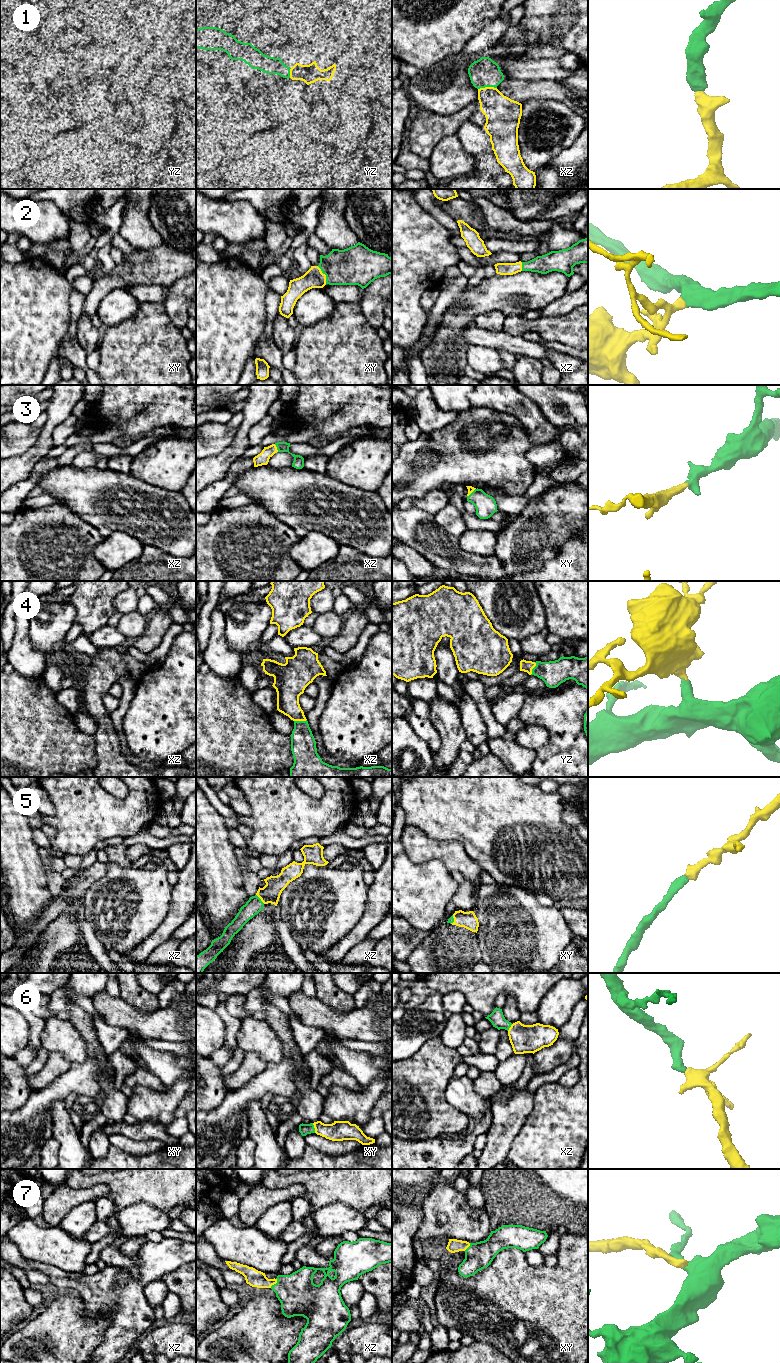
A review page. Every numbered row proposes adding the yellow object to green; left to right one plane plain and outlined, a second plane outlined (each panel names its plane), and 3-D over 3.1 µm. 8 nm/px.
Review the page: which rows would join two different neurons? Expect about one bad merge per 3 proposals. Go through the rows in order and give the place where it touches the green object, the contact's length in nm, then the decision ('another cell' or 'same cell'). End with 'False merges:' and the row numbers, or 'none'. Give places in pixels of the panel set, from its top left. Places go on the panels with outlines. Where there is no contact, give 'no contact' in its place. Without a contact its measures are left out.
1: xz (487, 86) | 150 nm | same cell
2: xy (325, 274) | 160 nm | same cell
3: xz (277, 448) | 70 nm | same cell
4: xz (300, 721) | 110 nm | same cell
5: xz (260, 899) | 100 nm | same cell
6: xy (314, 1128) | 80 nm | same cell
7: xz (276, 1283) | 90 nm | same cell
False merges: none

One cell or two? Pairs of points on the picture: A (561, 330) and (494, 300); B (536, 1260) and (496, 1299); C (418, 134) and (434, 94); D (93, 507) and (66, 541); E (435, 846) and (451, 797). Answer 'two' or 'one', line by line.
A: two
B: two
C: two
D: two
E: two

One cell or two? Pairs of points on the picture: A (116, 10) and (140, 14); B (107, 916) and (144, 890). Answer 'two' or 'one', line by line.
A: two
B: one

